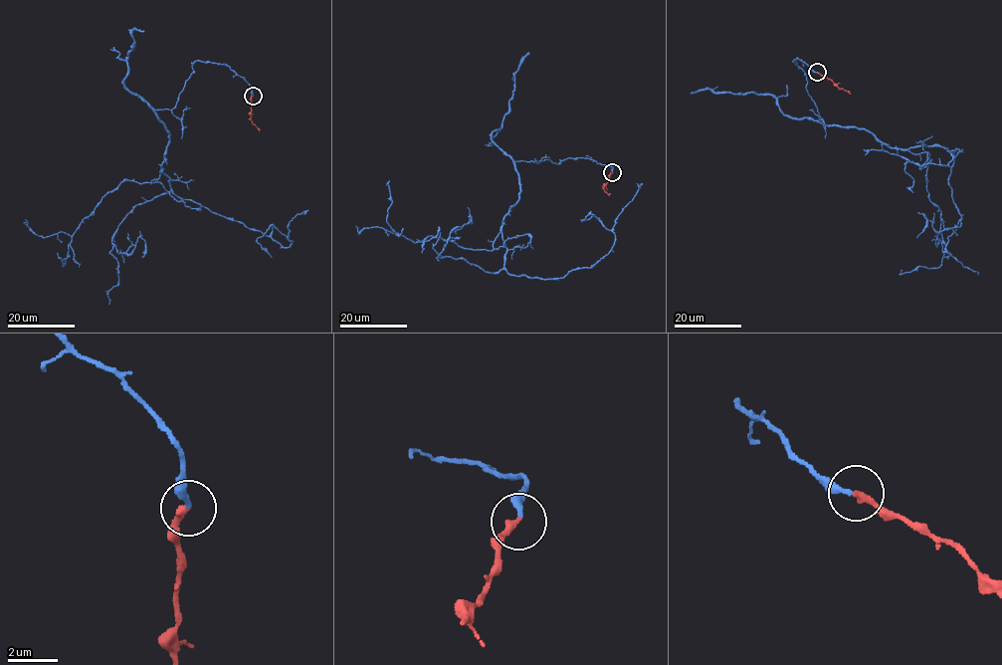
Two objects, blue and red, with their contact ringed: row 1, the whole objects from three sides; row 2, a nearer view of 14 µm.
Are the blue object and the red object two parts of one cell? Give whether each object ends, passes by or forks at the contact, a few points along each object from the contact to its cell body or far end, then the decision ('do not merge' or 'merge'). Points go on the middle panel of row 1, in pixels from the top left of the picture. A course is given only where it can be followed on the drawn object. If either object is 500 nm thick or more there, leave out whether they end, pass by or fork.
blue ends there; red ends there; blue runs (612, 172), (513, 161), (503, 269), (593, 266), (615, 238), (582, 221), (594, 214); red runs (612, 172), (603, 187), (609, 195); merge

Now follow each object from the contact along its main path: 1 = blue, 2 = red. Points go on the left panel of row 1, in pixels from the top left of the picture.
1: (252, 96), (196, 61), (154, 110), (161, 166), (183, 199), (293, 241), (272, 225), (272, 257)
2: (252, 96), (250, 118), (260, 131)

